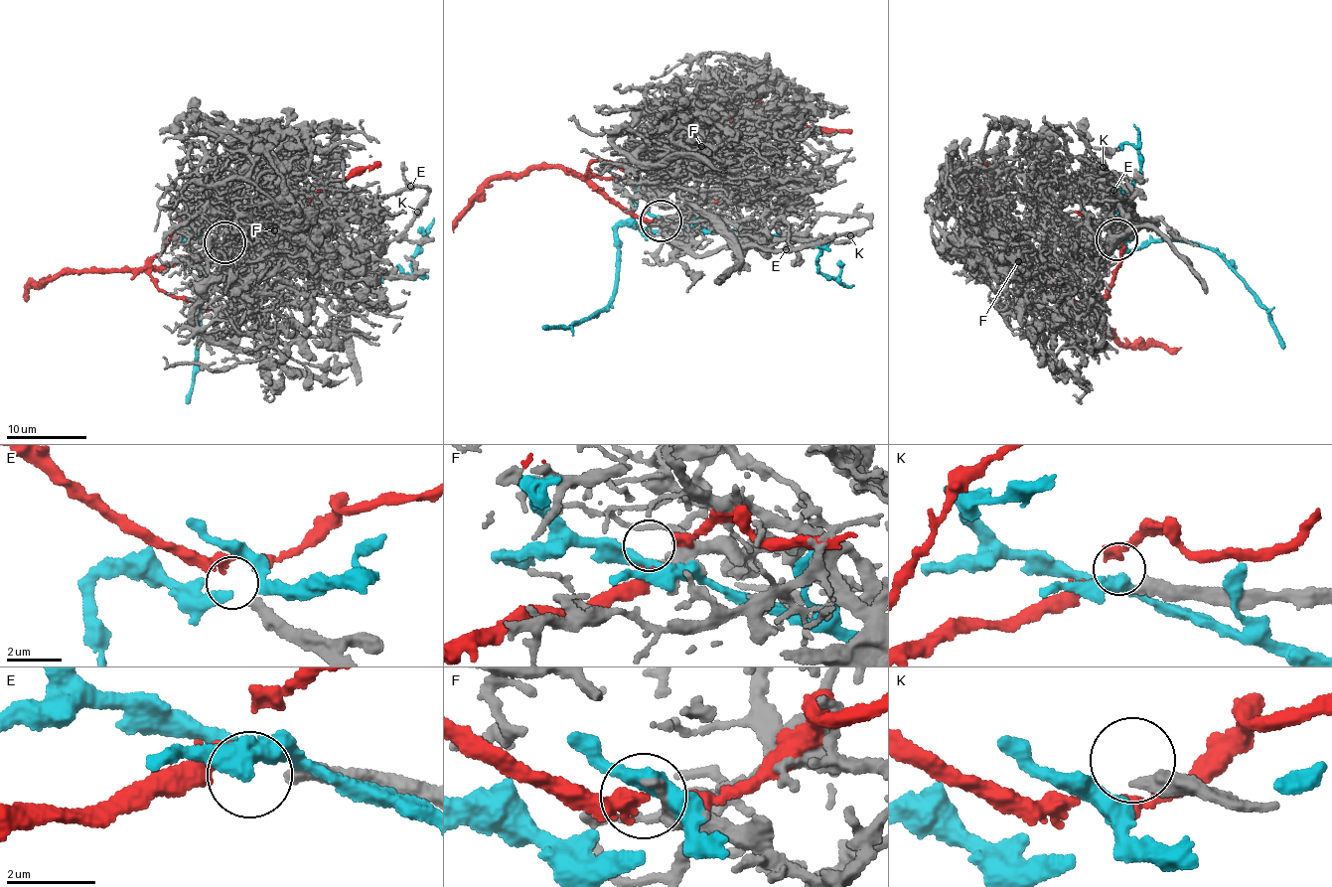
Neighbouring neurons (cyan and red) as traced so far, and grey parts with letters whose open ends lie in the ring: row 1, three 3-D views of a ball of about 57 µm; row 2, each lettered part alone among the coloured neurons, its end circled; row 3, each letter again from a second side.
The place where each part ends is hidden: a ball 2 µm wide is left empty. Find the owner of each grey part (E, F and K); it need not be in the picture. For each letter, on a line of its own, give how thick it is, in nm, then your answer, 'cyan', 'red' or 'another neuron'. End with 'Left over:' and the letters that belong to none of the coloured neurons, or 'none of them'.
E: calibre 360 nm; red
F: calibre 300 nm; another neuron
K: calibre 400 nm; another neuron
Left over: F, K

